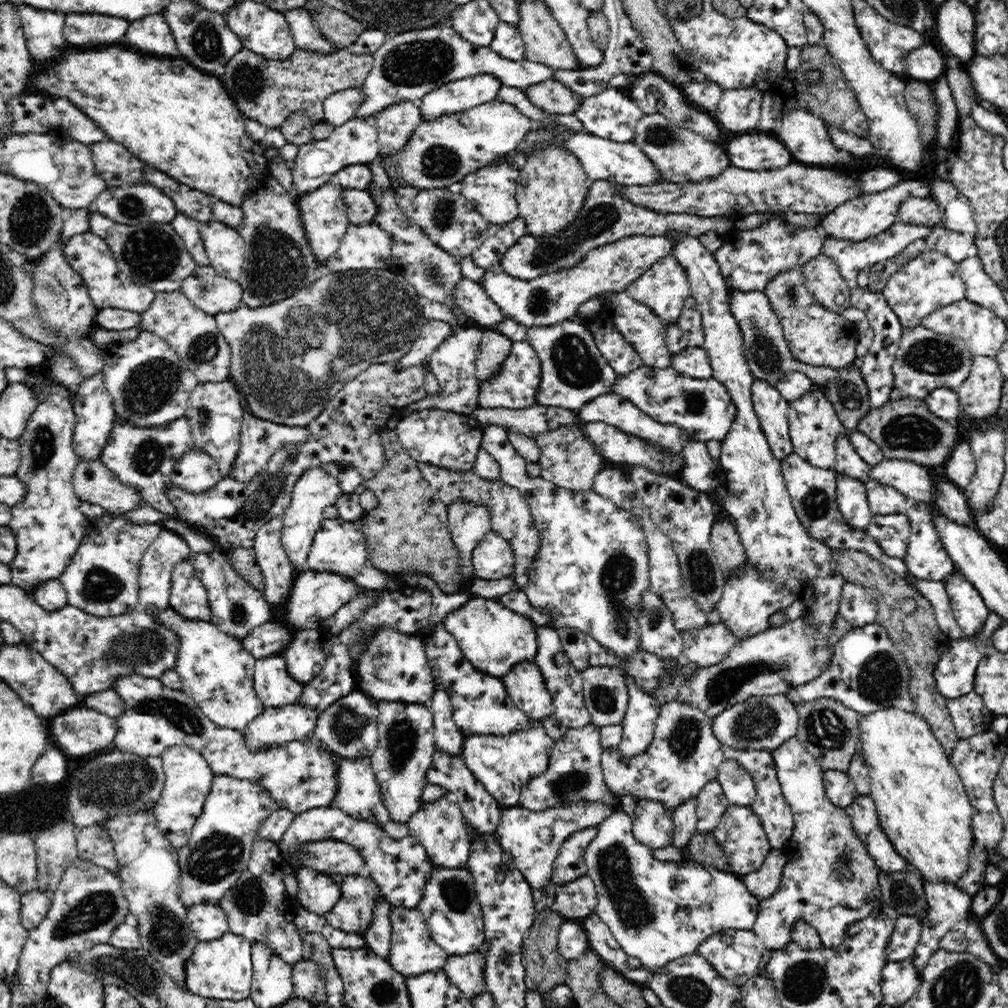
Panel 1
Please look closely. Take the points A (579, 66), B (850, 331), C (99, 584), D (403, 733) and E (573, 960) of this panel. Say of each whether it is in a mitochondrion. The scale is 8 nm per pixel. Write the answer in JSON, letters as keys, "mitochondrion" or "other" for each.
{"A":"other","B":"other","C":"mitochondrion","D":"mitochondrion","E":"other"}

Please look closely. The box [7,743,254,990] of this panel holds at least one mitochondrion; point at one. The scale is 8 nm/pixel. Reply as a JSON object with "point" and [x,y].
{"point":[122,784]}

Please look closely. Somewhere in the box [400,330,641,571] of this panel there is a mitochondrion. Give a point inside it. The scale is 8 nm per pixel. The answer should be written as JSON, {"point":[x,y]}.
{"point":[575,365]}

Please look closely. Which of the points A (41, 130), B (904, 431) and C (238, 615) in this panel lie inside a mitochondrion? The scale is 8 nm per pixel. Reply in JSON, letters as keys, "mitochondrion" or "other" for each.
{"A":"other","B":"mitochondrion","C":"mitochondrion"}

